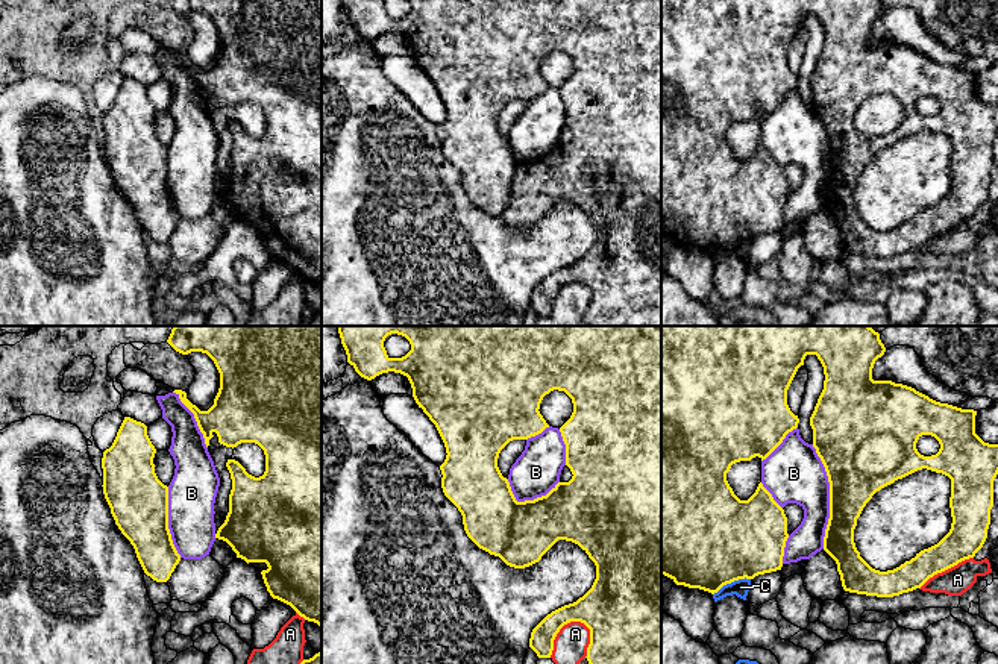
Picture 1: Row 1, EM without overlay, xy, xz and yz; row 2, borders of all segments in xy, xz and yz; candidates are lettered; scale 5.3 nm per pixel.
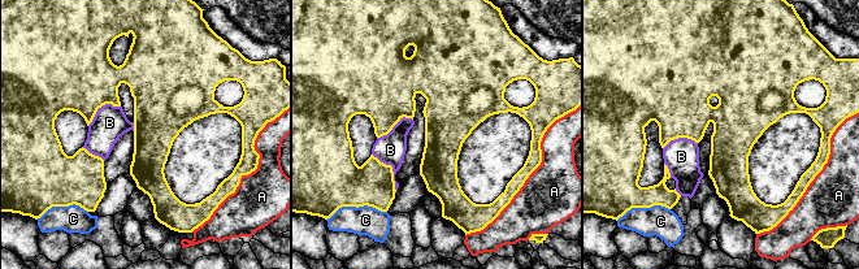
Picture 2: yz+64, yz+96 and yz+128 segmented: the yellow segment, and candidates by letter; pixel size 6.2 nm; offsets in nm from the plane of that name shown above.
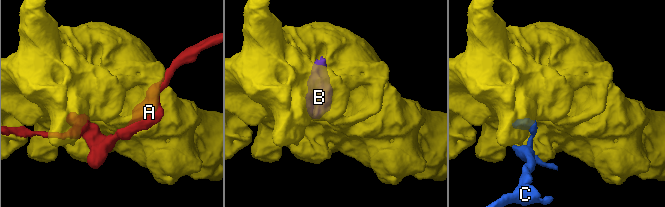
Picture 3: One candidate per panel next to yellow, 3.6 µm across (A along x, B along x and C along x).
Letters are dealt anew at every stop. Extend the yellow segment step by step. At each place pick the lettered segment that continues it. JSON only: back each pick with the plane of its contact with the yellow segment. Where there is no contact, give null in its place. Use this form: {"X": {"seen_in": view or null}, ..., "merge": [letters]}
{"merge": []}

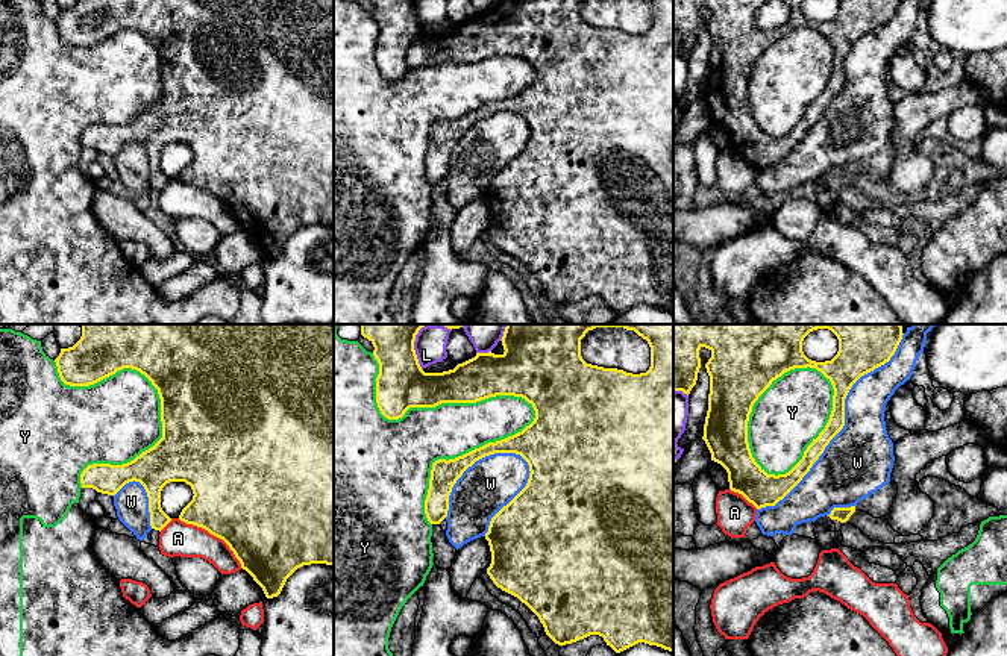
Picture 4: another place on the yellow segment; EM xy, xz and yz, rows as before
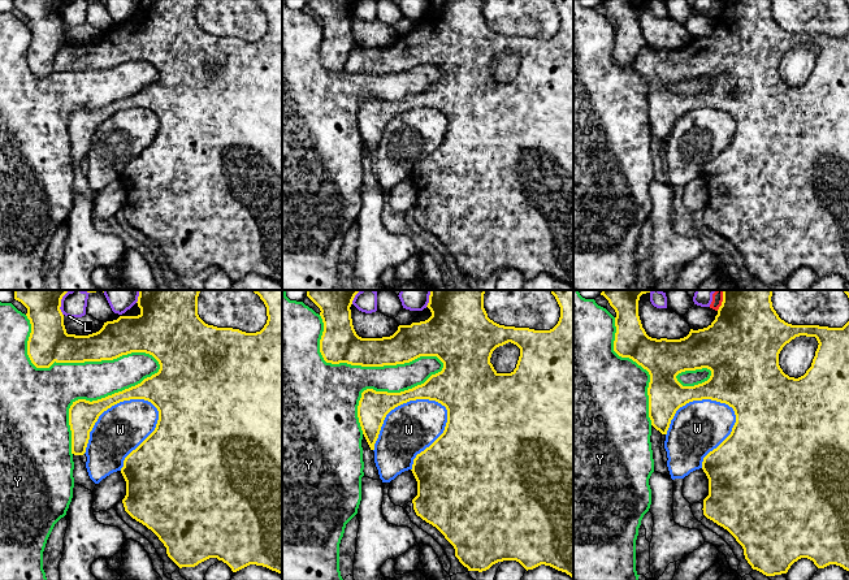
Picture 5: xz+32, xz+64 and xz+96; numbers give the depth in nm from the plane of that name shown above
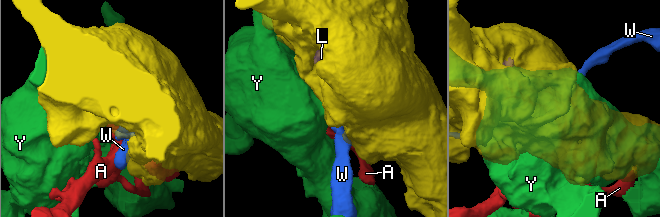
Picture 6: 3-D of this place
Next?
{"merge": []}

